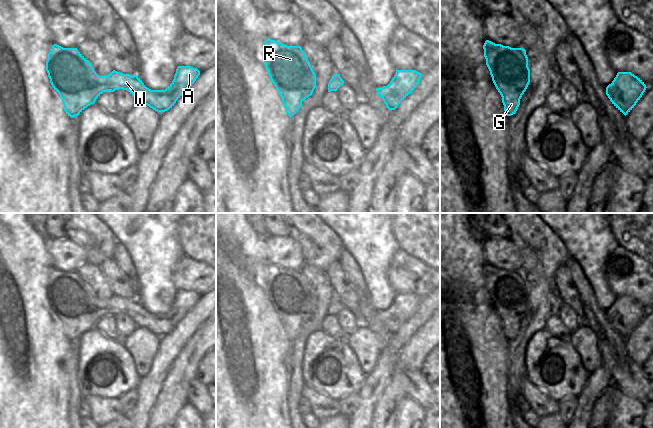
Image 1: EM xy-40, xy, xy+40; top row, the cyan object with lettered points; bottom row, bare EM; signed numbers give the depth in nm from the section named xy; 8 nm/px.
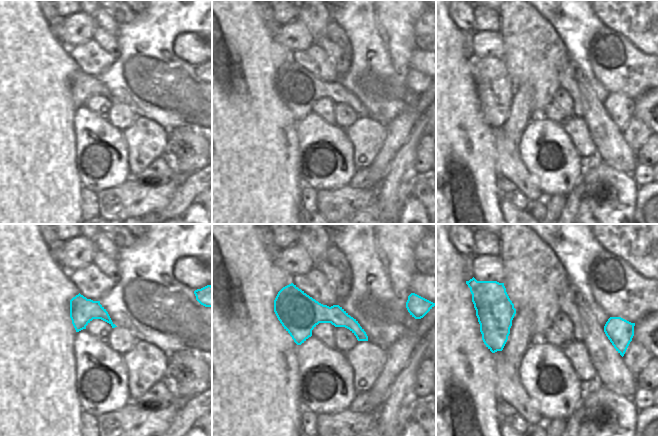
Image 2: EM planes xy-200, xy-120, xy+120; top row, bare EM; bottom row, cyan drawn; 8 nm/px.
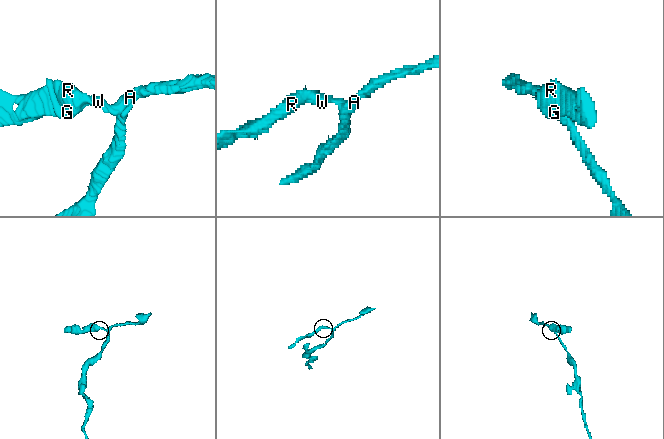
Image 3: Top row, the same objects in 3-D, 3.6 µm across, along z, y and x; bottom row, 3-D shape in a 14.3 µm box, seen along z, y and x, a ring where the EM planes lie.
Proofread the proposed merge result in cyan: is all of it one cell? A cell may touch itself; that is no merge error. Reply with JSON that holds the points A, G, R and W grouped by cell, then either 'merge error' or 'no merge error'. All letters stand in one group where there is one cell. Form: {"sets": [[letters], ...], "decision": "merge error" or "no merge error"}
{"sets": [["A", "G", "R", "W"]], "decision": "no merge error"}

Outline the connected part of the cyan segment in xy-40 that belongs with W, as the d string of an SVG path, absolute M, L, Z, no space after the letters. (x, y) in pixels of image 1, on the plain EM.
M54 268L48 277L46 295L52 311L62 323L64 335L71 342L78 340L85 332L94 328L103 316L114 316L119 313L127 314L134 321L136 328L145 328L158 337L165 336L174 330L200 299L197 292L178 290L172 307L165 314L151 314L136 298L131 300L113 294L107 300L99 300L77 272L63 272L57 268Z

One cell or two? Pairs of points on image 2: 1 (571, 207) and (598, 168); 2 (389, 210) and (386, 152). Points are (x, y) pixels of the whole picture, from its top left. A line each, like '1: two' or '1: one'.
1: two
2: two

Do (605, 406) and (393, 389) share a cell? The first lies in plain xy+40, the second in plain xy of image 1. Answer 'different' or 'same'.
same

